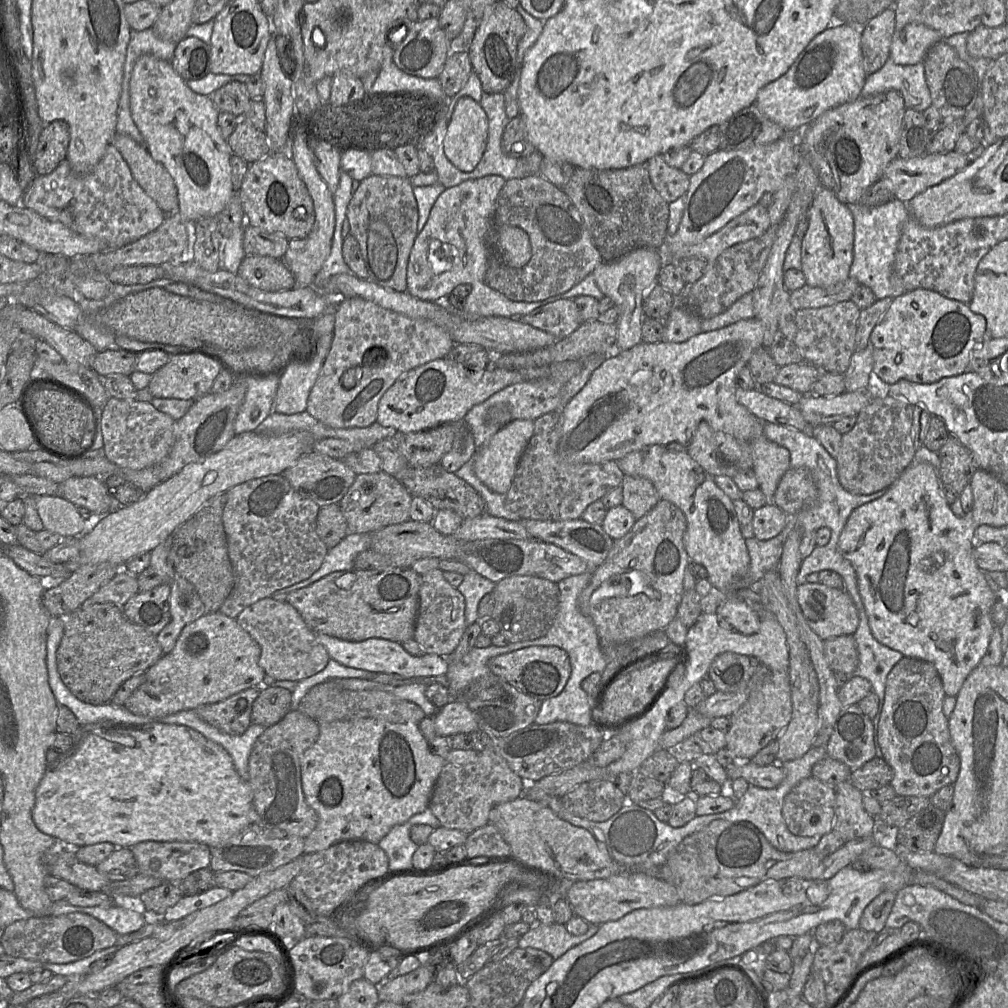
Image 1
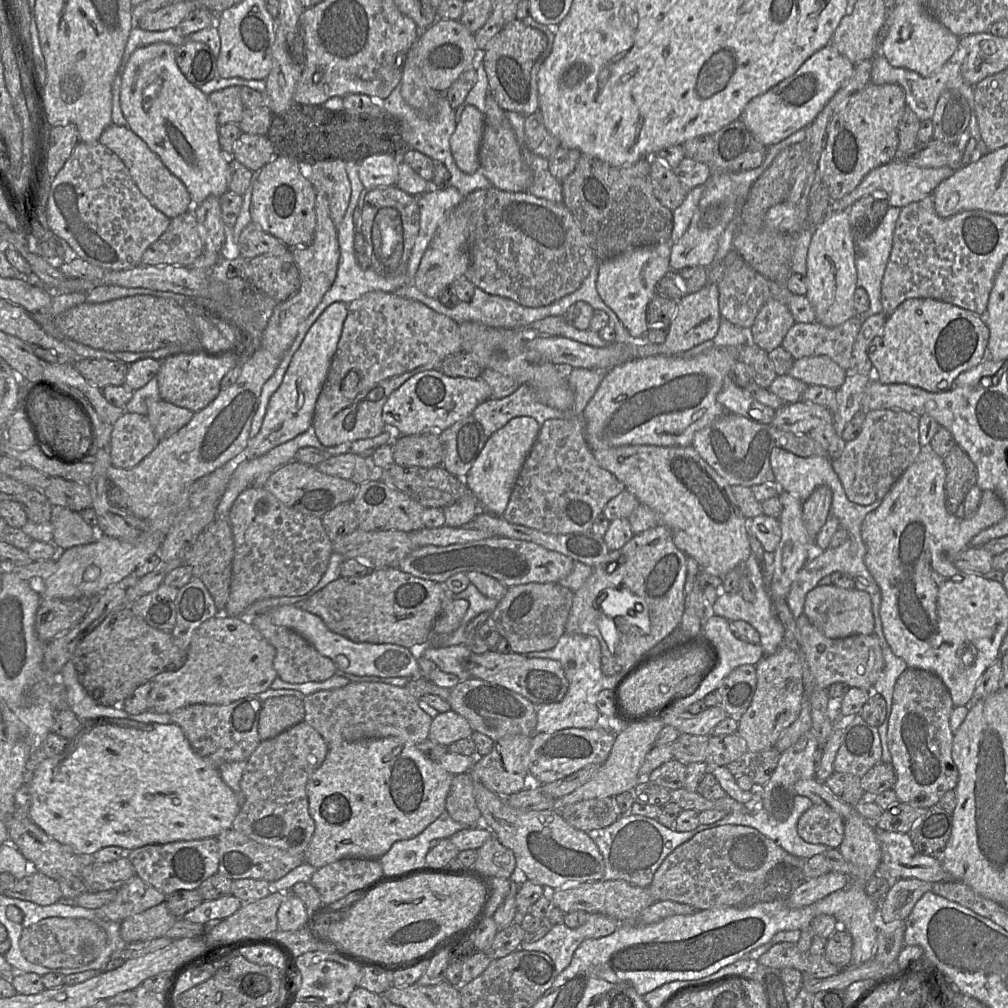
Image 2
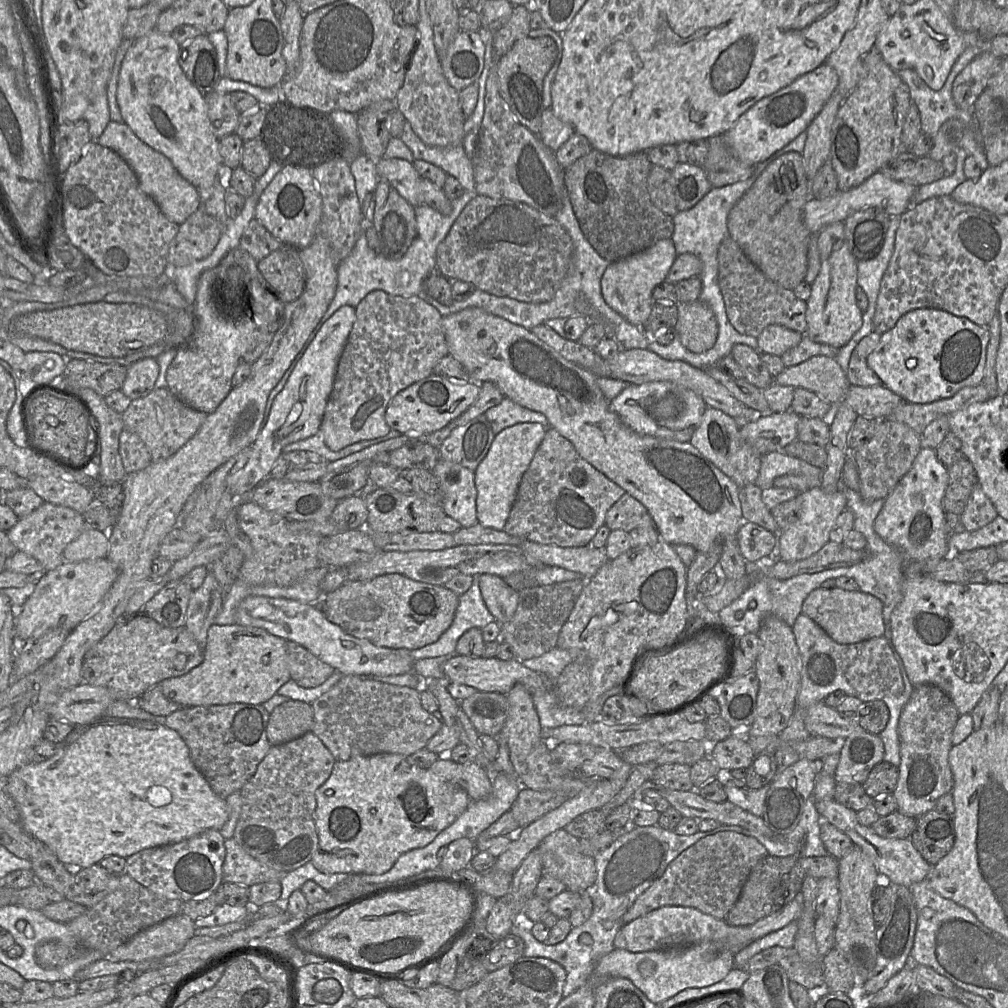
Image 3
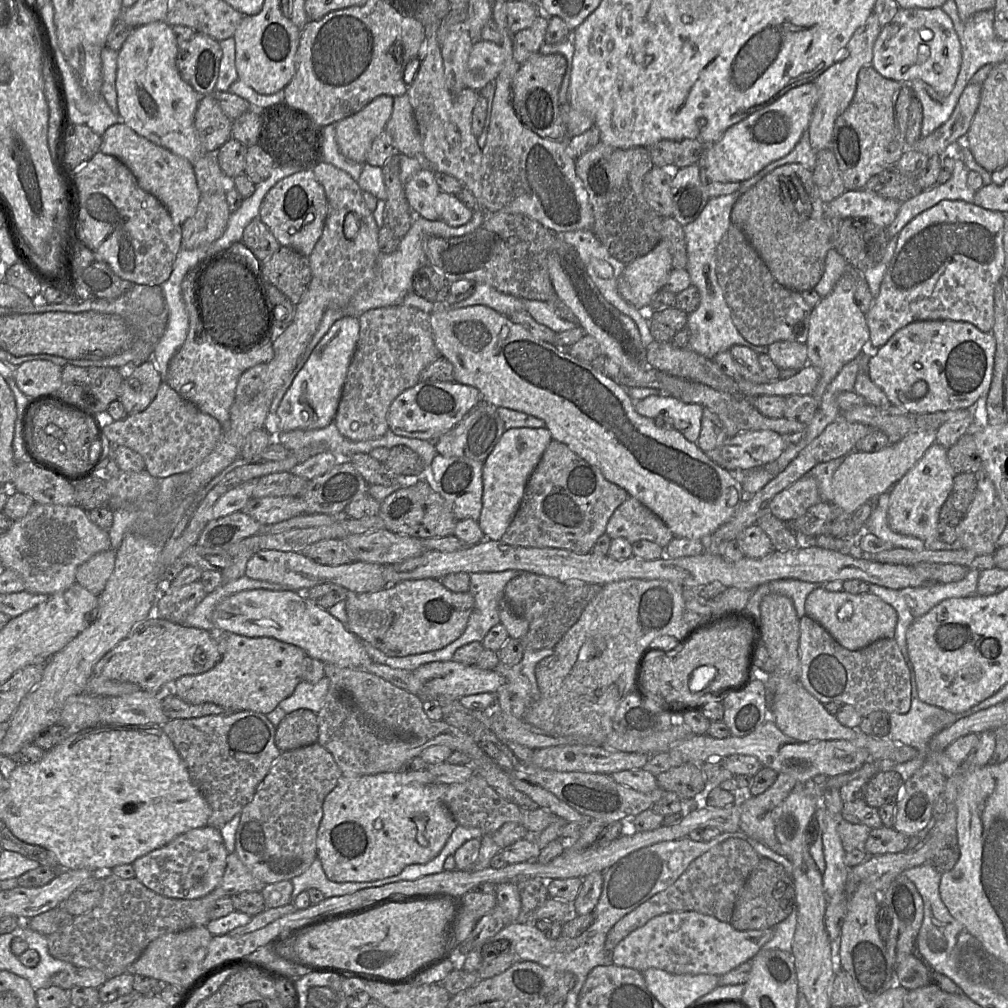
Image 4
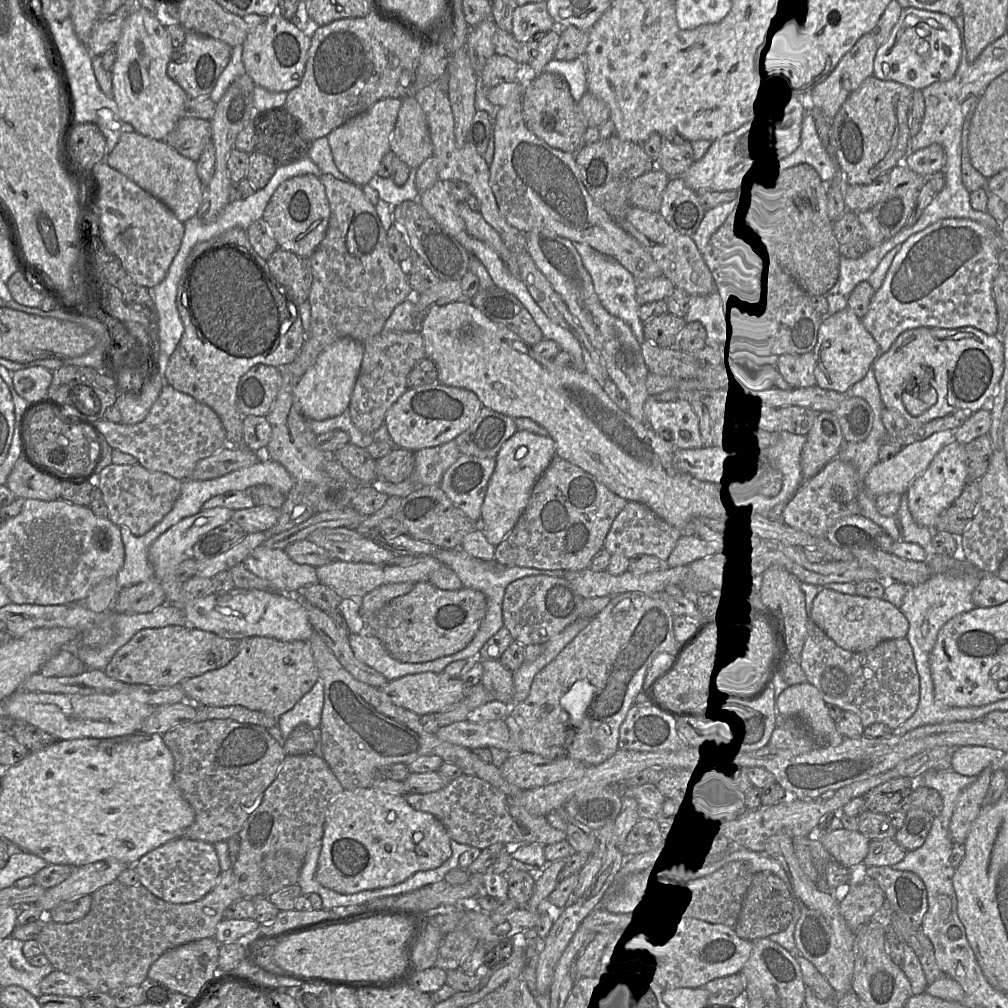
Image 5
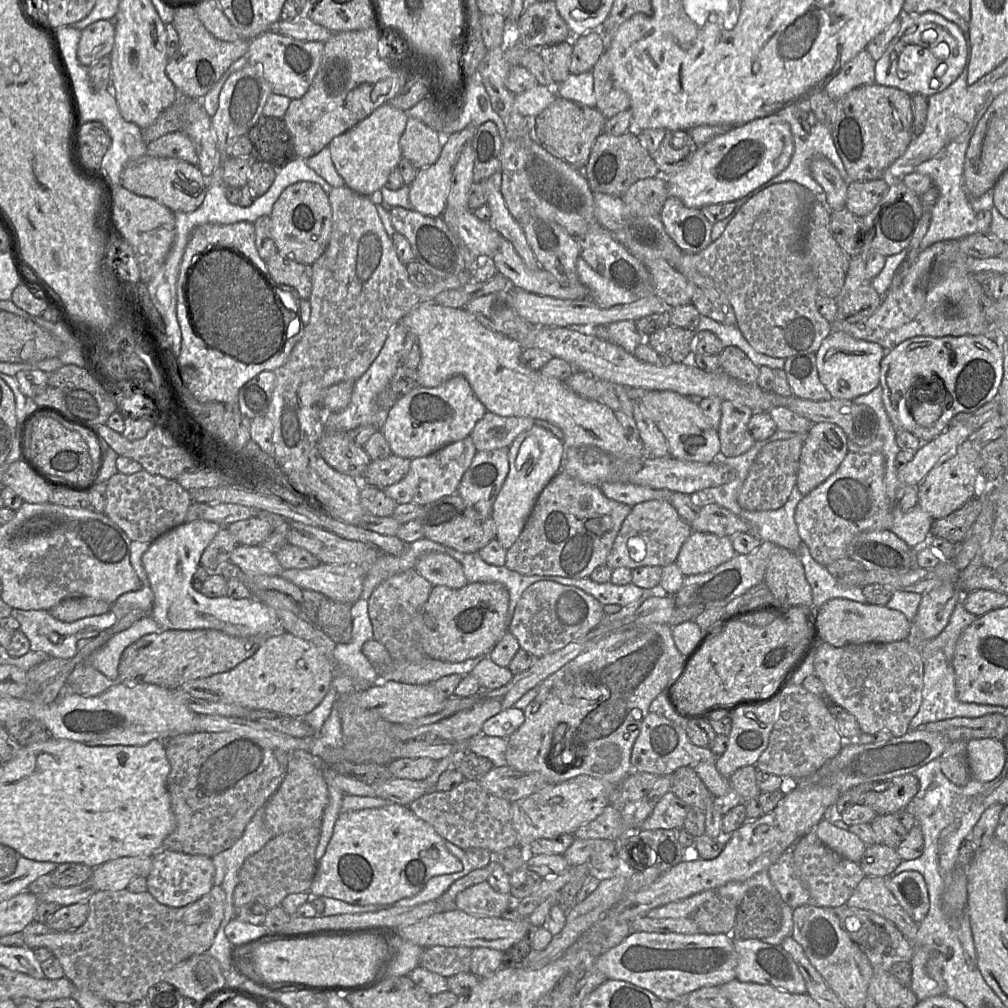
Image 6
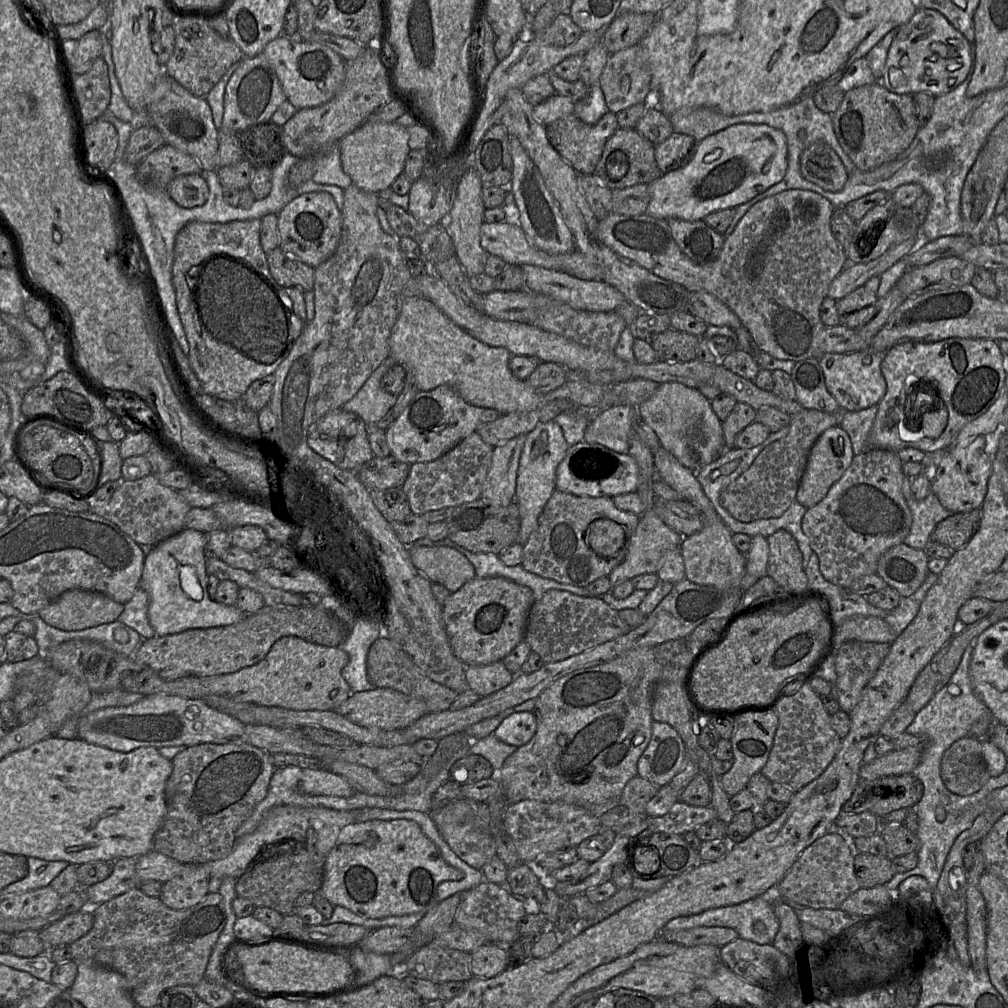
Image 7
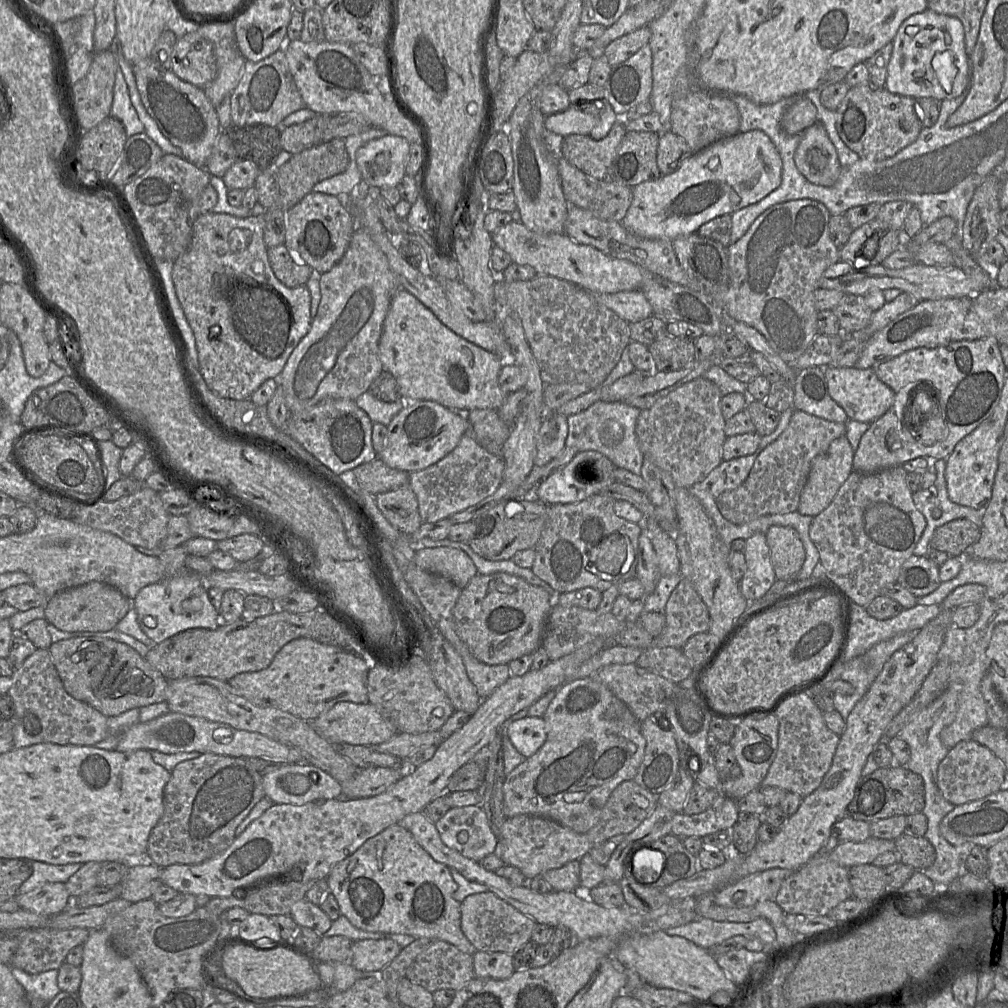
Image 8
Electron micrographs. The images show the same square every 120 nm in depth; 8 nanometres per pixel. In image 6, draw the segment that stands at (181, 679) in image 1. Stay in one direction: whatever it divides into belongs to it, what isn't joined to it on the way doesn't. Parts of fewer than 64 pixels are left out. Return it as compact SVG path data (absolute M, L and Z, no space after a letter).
M285 632L266 639L252 656L234 668L188 680L179 688L196 698L292 717L313 710L328 693L332 679L332 662L326 655L313 643Z

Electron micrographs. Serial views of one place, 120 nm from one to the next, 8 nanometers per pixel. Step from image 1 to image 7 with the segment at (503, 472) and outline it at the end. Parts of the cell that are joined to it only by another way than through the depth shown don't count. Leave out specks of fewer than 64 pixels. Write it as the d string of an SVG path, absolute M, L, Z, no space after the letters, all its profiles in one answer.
M554 421L540 424L526 435L519 460L514 497L520 516L520 529L516 543L524 545L536 527L545 504L555 490L556 469L565 458L568 447L561 427Z

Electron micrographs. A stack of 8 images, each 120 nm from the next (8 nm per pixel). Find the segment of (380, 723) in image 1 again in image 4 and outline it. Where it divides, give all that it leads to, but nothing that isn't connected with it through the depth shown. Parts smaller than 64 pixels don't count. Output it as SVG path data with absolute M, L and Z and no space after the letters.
M397 771L356 777L342 775L336 787L327 795L323 803L323 817L317 833L317 857L320 859L323 870L329 880L334 882L381 880L398 875L408 865L425 864L434 859L443 849L458 824L445 804L434 795L431 796L431 787L420 783L403 783L400 777L402 773L402 771Z

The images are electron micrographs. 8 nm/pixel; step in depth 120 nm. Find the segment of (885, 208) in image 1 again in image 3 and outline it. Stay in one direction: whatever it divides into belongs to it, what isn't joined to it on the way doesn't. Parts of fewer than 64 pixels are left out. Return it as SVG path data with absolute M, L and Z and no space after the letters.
M891 216L885 240L878 255L873 259L857 261L857 283L866 293L869 302L867 310L862 314L863 318L871 319L871 325L873 325L881 281L894 251L898 226L899 216Z

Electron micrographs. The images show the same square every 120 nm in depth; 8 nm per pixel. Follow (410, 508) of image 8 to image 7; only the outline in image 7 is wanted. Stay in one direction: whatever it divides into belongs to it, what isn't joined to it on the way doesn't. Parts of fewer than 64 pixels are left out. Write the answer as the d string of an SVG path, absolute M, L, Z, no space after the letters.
M401 487L370 490L371 499L388 522L402 521L412 514L407 495Z

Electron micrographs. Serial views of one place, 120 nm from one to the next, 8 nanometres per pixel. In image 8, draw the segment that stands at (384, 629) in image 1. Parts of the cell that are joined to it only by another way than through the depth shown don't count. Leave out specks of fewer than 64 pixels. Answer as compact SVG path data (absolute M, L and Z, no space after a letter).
M504 572L478 574L461 589L453 608L453 618L458 636L478 661L488 665L508 664L525 654L535 652L541 646L545 623L553 605L548 591L521 577Z

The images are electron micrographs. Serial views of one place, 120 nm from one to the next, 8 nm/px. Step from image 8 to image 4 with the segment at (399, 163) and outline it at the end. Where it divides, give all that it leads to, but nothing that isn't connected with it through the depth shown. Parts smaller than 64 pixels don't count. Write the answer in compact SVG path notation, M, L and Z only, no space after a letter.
M381 95L360 111L335 123L336 142L345 158L366 163L373 141L385 131L393 104L393 96Z

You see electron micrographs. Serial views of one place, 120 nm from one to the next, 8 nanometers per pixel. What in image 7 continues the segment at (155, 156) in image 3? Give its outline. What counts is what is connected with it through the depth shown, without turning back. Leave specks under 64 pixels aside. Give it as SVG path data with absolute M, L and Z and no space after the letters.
M204 171L200 174L187 174L174 178L168 185L167 193L184 208L204 205L209 195Z

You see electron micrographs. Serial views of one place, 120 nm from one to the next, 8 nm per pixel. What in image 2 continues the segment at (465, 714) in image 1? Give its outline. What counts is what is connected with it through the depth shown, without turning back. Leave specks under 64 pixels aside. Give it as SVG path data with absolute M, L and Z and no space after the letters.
M449 710L433 718L429 739L449 746L455 741L471 737L472 734L469 722L458 713Z

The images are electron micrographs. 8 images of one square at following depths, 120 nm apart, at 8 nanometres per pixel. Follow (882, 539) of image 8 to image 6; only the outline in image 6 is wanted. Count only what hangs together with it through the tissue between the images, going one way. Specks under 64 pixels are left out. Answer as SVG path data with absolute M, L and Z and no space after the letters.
M848 452L831 476L802 497L794 518L802 542L807 545L817 563L826 567L846 557L848 544L861 532L890 530L894 505L887 495L884 475L885 460L880 452Z

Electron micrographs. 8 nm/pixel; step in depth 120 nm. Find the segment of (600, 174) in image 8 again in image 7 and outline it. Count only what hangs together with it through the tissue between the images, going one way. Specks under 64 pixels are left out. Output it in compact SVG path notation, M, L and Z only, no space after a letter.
M609 111L594 125L588 125L582 122L575 114L572 114L545 126L548 140L553 148L579 175L594 174L606 141L617 129L618 122L616 115Z

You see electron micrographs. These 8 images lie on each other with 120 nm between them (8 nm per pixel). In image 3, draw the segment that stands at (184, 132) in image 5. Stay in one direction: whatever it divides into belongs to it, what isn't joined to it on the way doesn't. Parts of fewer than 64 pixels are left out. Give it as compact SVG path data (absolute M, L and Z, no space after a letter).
M210 92L204 95L207 114L215 136L221 138L235 133L240 114L233 105L230 94Z

